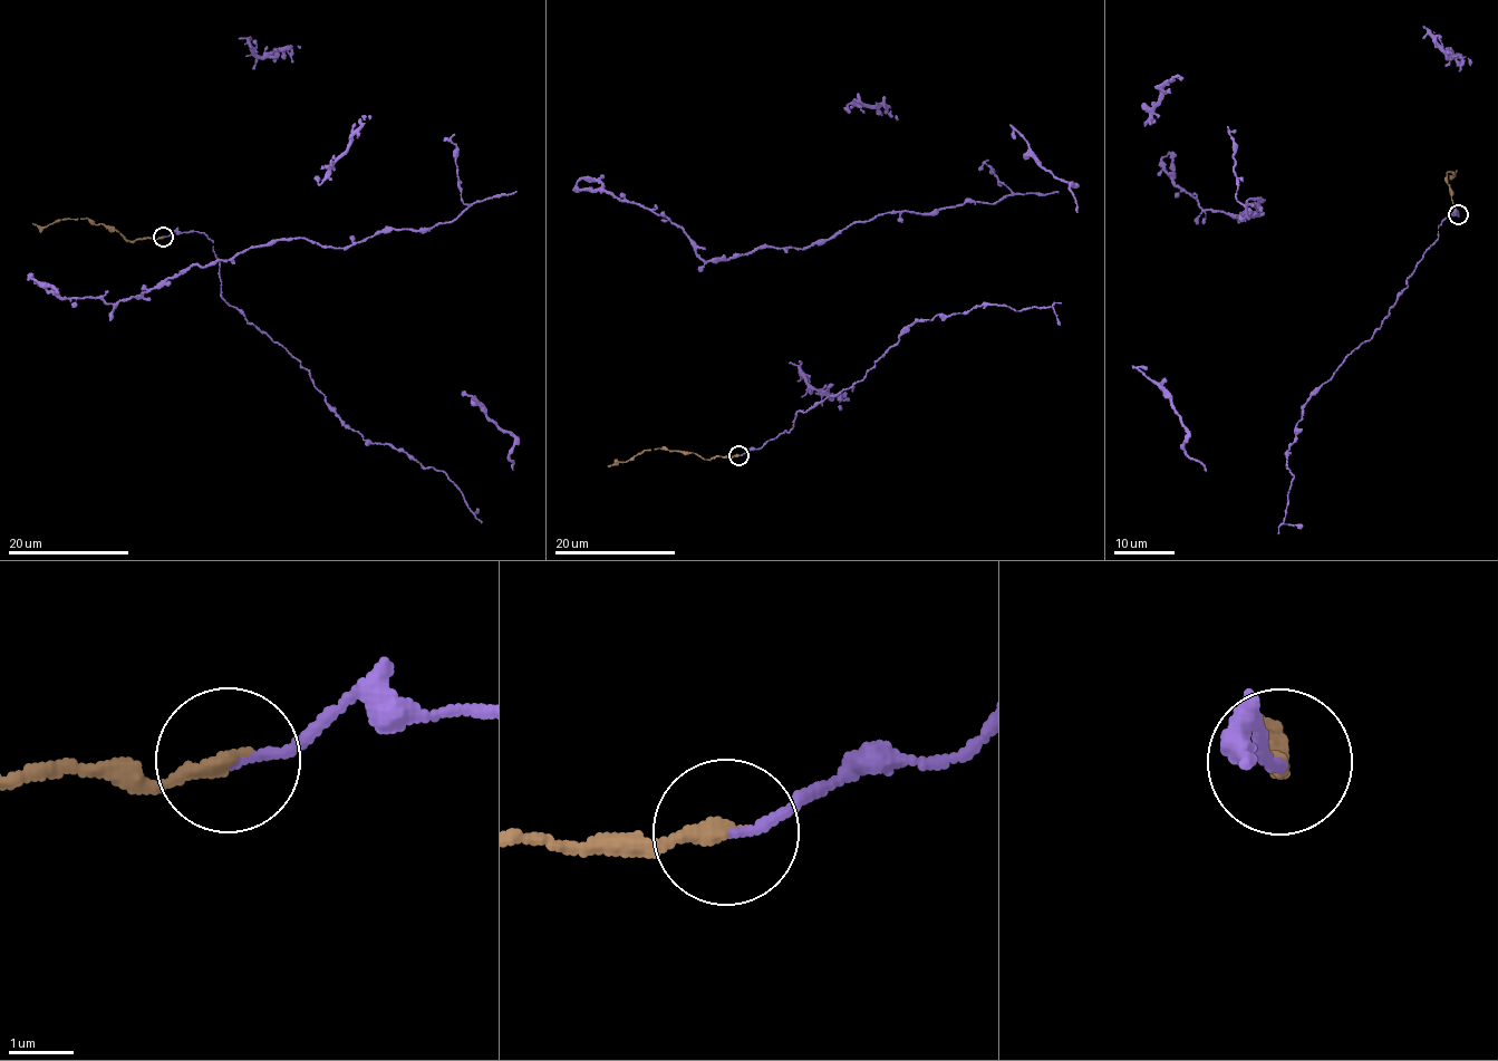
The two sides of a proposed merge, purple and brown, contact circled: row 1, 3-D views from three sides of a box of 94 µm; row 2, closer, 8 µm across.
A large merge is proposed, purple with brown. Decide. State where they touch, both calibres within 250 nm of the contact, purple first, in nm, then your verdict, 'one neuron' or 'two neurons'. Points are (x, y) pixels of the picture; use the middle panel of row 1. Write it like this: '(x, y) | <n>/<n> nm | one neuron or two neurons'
(738, 455) | 110/260 nm | one neuron

